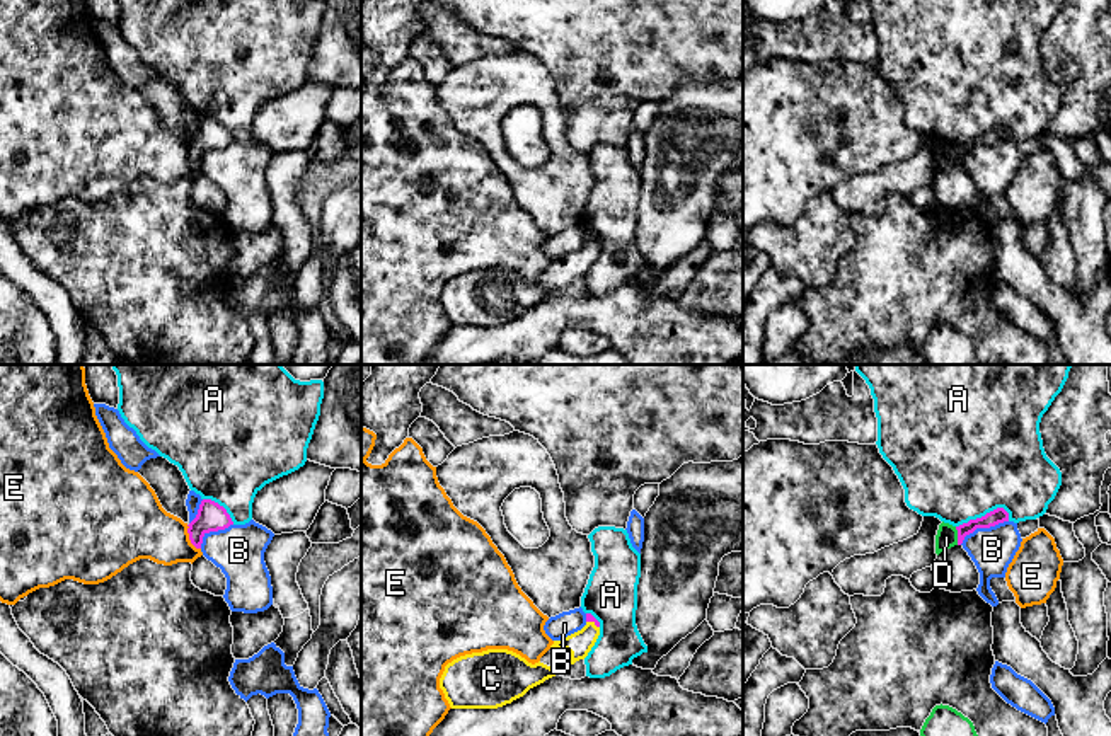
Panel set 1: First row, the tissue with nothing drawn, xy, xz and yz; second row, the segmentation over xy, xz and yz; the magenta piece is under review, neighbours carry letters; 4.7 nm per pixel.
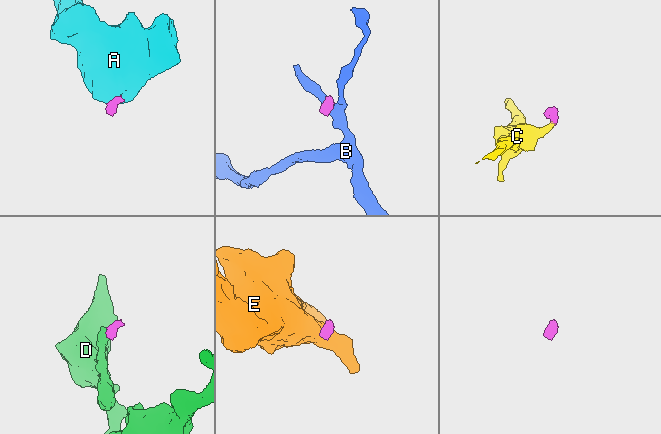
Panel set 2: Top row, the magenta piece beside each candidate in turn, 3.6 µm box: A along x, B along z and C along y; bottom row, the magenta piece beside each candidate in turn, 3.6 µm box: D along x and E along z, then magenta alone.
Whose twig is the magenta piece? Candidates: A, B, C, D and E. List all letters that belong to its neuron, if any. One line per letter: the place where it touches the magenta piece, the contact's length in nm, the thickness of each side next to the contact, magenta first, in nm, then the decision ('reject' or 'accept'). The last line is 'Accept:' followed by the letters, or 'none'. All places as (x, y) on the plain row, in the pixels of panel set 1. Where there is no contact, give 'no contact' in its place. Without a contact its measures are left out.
A: meets magenta in yz at (982, 135); contact 260 nm long; 70 nm thick on the magenta side, 480 nm on the other; reject
B: meets magenta in yz at (982, 145); contact 260 nm long; 70 nm thick on the magenta side, 220 nm on the other; reject
C: meets magenta in xz at (593, 239); contact 70 nm long; 40 nm thick on the magenta side, 120 nm on the other; accept
D: meets magenta in yz at (958, 154); contact 90 nm long; 70 nm thick on the magenta side, 100 nm on the other; reject
E: meets magenta in xy at (189, 157); contact 140 nm long; 140 nm thick on the magenta side, 300 nm on the other; reject
Accept: C

